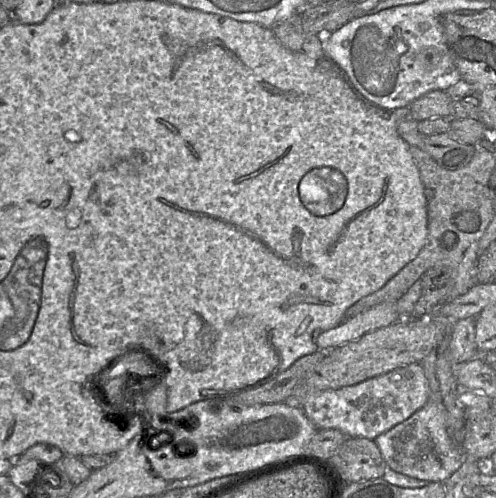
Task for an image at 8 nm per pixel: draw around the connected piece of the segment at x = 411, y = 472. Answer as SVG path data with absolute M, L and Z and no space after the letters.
M431 400L406 421L379 435L374 441L392 470L426 482L445 482L464 460L462 448L450 437L446 409Z

